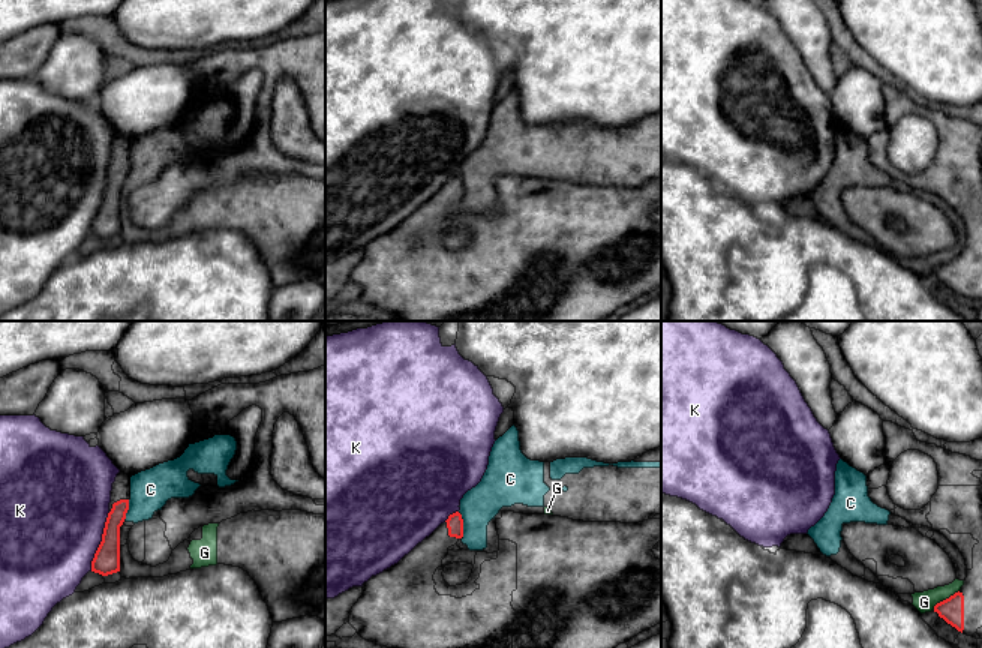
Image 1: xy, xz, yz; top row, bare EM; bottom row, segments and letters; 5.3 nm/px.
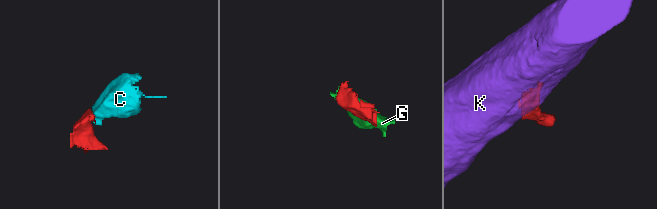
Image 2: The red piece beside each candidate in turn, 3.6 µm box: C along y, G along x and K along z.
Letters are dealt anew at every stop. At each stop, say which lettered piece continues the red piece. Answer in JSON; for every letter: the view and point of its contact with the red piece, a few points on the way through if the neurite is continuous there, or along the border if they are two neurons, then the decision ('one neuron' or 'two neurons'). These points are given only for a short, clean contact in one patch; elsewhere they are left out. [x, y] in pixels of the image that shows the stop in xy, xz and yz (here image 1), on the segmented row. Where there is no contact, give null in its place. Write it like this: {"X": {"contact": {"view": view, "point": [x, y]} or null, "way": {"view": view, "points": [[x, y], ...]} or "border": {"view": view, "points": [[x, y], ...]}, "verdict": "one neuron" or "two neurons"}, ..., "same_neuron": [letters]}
{"C": {"contact": {"view": "xz", "point": [462, 524]}, "border": {"view": "xz", "points": [[458, 512], [462, 519], [464, 536]]}, "verdict": "two neurons"}, "G": {"contact": {"view": "yz", "point": [946, 599]}, "border": {"view": "yz", "points": [[958, 590], [940, 600], [933, 609]]}, "verdict": "two neurons"}, "K": {"contact": {"view": "xy", "point": [101, 542]}, "verdict": "two neurons"}, "same_neuron": []}

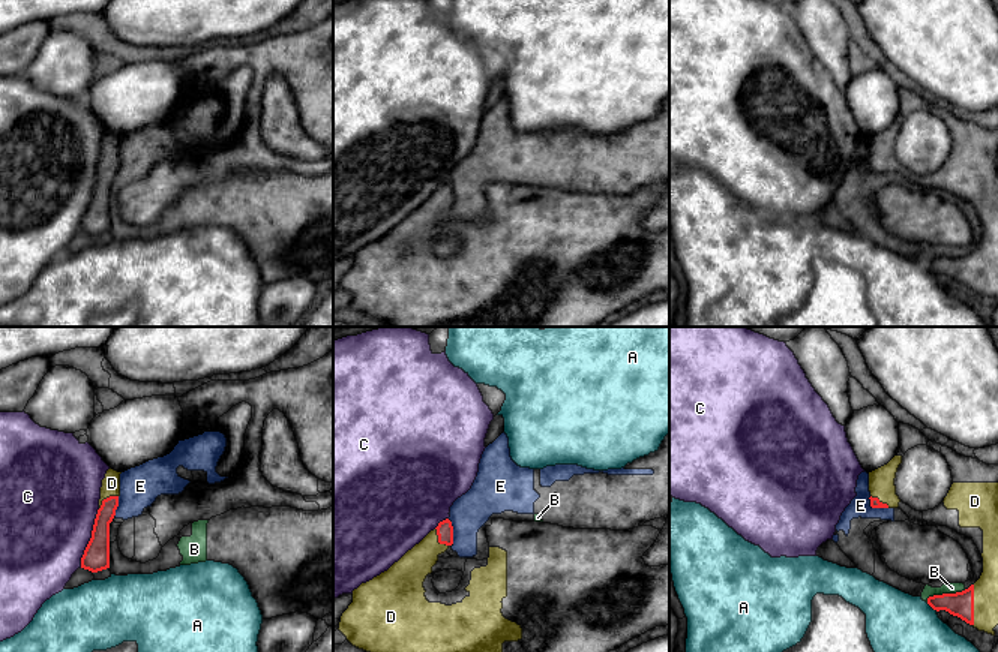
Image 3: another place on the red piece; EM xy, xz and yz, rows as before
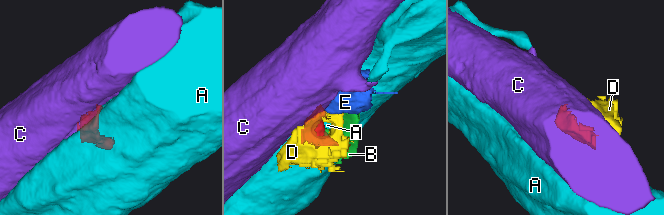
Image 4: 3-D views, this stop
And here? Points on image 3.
{"A": {"contact": {"view": "yz", "point": [932, 607]}, "border": {"view": "yz", "points": [[926, 603], [937, 610]]}, "verdict": "two neurons"}, "B": {"contact": {"view": "yz", "point": [944, 594]}, "border": {"view": "yz", "points": [[965, 589], [934, 594], [926, 601]]}, "verdict": "two neurons"}, "C": {"contact": {"view": "xy", "point": [90, 538]}, "verdict": "two neurons"}, "D": {"contact": {"view": "yz", "point": [973, 606]}, "verdict": "one neuron"}, "E": {"contact": {"view": "yz", "point": [875, 507]}, "border": {"view": "yz", "points": [[868, 498], [872, 507], [887, 508]]}, "verdict": "two neurons"}, "same_neuron": ["D"]}

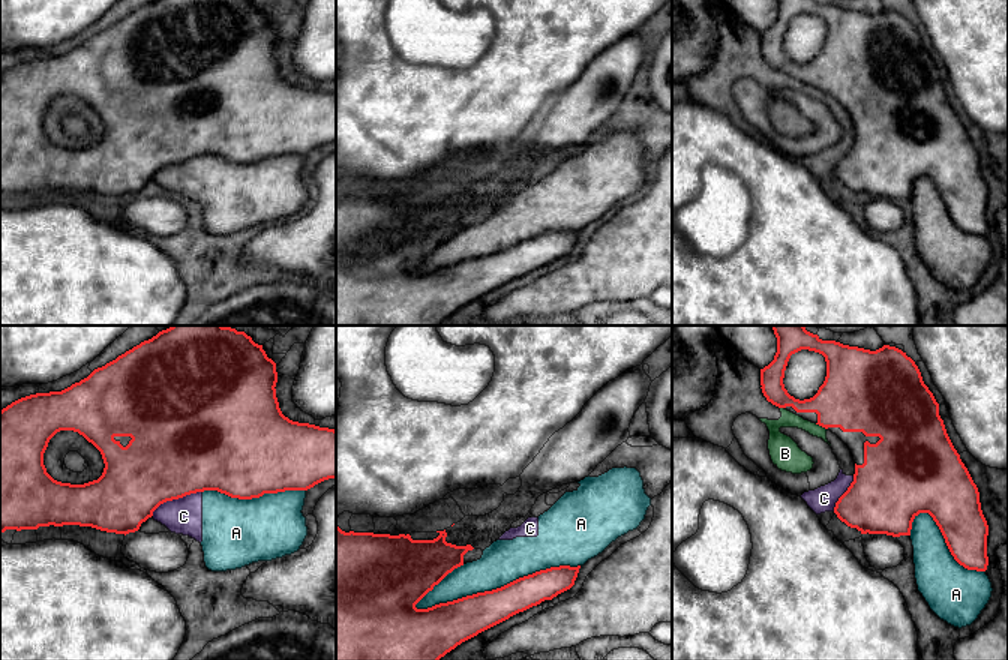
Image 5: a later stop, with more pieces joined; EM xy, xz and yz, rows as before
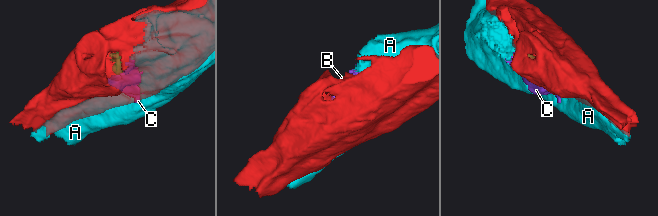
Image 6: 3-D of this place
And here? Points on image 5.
{"A": {"contact": {"view": "xz", "point": [497, 588]}, "verdict": "two neurons"}, "B": {"contact": {"view": "yz", "point": [821, 425]}, "verdict": "two neurons"}, "C": {"contact": {"view": "xy", "point": [176, 498]}, "verdict": "two neurons"}, "same_neuron": []}

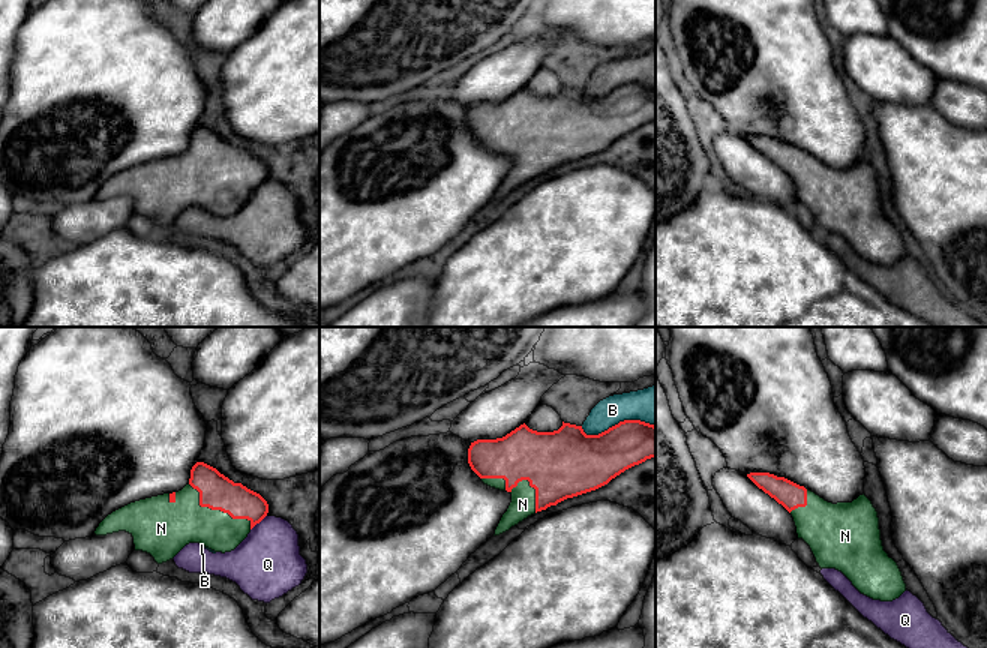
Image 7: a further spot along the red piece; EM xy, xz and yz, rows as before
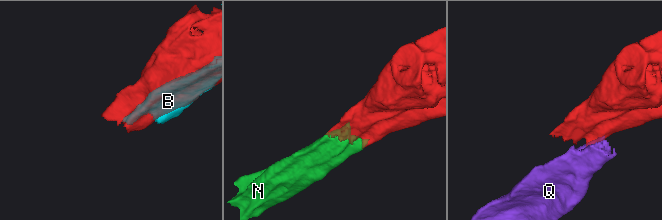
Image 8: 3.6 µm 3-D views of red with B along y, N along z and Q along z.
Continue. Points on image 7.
{"B": {"contact": {"view": "xz", "point": [618, 423]}, "verdict": "two neurons"}, "N": {"contact": {"view": "xy", "point": [218, 509]}, "verdict": "one neuron"}, "Q": {"contact": {"view": "xy", "point": [258, 522]}, "border": {"view": "xy", "points": [[266, 515], [251, 530]]}, "verdict": "two neurons"}, "same_neuron": ["N"]}

